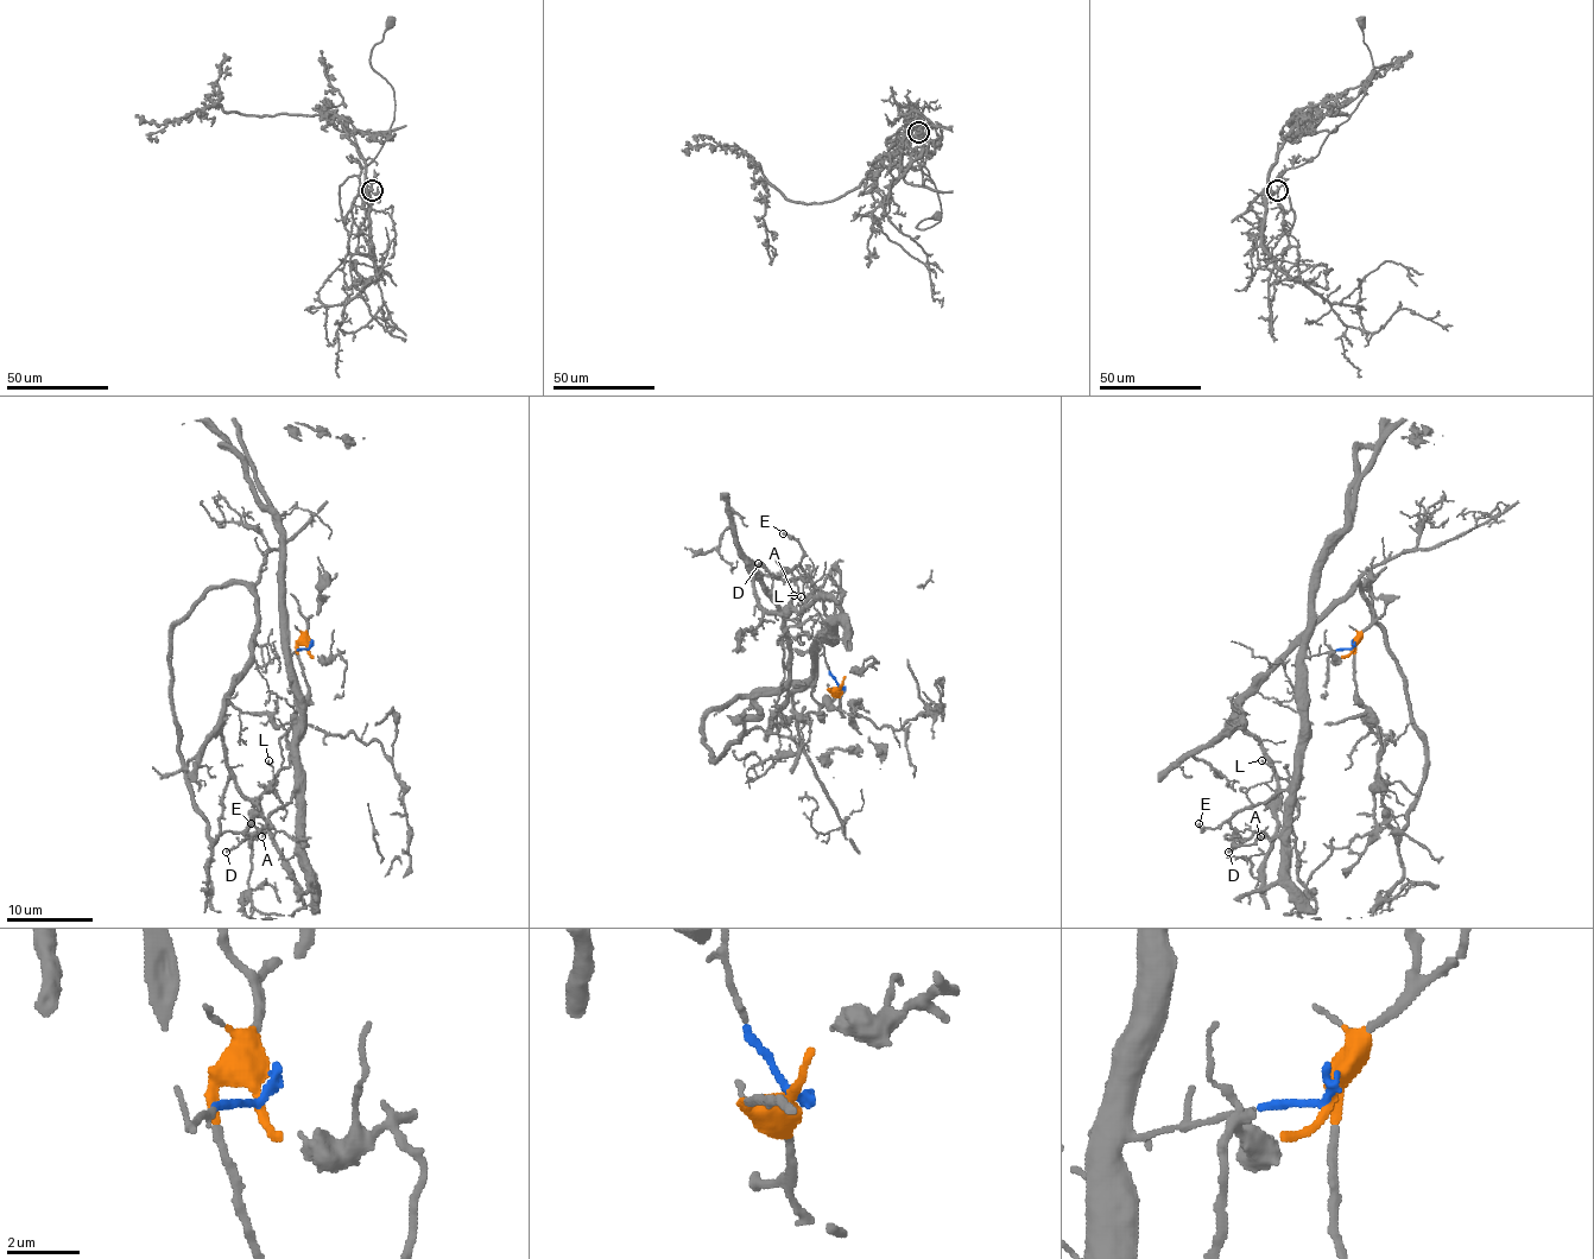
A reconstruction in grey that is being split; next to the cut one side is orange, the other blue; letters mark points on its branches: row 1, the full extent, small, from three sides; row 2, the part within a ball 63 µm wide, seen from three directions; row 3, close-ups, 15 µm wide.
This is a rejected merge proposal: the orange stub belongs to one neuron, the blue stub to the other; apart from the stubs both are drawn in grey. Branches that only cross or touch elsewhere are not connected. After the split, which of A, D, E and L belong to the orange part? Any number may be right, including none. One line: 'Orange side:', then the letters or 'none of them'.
Orange side: none of them

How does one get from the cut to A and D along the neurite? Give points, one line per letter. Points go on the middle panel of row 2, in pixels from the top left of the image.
A: (841, 687), (828, 669), (822, 639), (830, 637), (822, 593), (798, 565), (791, 571), (798, 589), (794, 595)
D: (841, 687), (828, 669), (822, 639), (830, 637), (820, 589), (798, 565), (770, 574), (759, 563)

